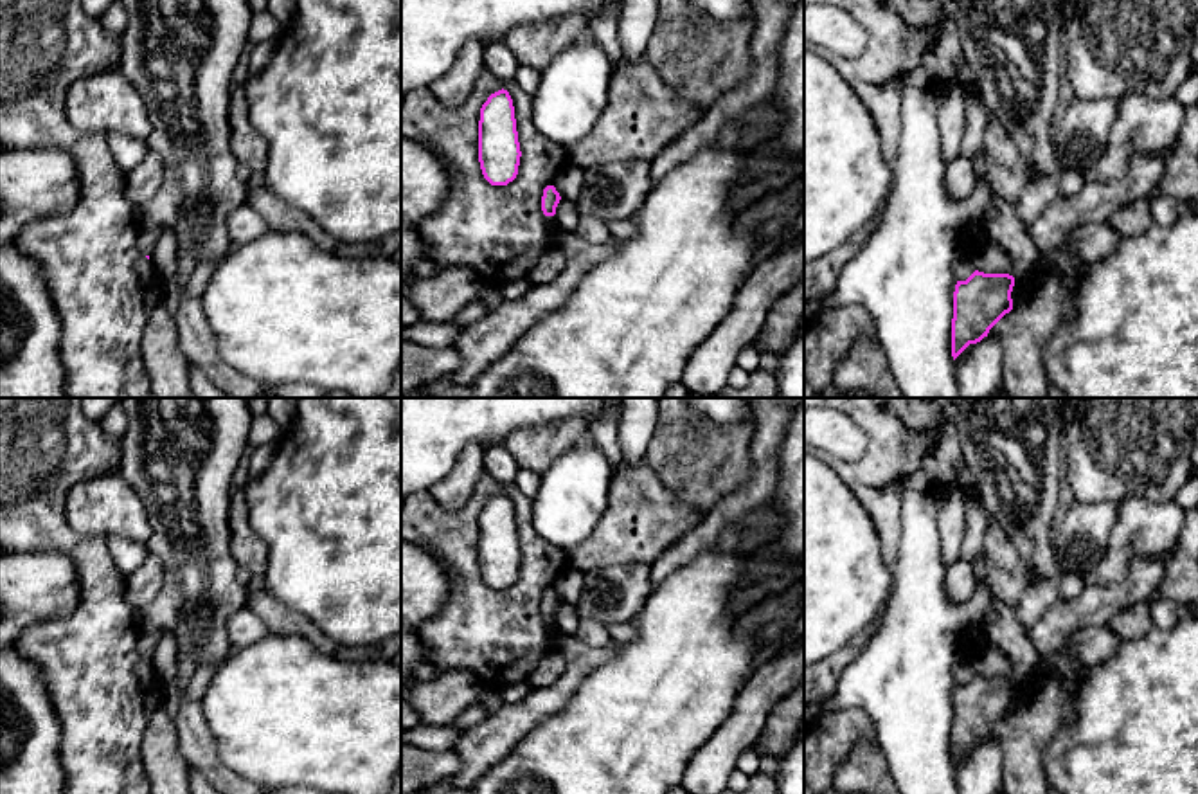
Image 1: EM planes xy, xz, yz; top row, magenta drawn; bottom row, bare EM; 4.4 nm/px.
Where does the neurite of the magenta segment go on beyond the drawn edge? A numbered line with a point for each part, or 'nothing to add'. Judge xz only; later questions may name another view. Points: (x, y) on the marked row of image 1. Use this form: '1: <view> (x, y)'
1: xz (558, 233)

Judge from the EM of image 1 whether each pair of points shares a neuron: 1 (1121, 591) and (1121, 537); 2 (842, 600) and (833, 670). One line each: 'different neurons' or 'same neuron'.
1: different neurons
2: different neurons

